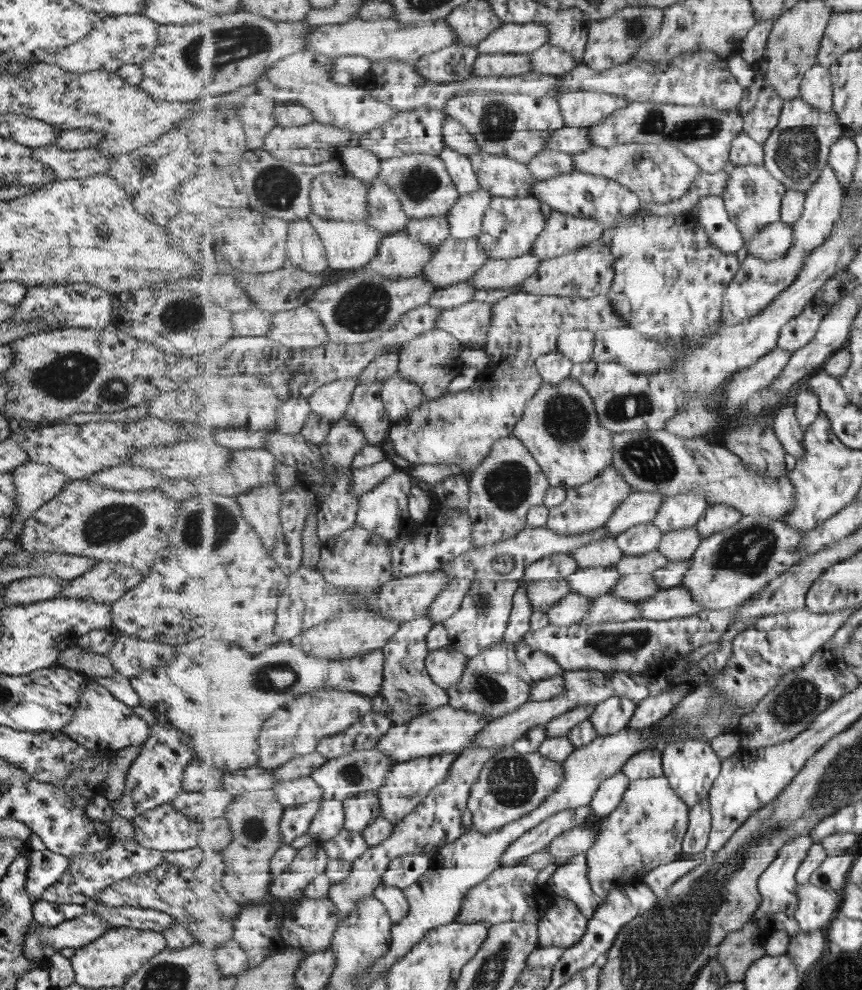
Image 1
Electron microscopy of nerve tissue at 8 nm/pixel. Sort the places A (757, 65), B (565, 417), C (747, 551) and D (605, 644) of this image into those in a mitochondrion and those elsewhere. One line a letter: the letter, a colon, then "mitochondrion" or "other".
A: other
B: mitochondrion
C: mitochondrion
D: mitochondrion

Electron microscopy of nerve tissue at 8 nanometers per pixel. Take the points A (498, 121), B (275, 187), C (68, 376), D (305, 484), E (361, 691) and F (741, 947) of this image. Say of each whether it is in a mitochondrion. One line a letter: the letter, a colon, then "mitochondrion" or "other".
A: mitochondrion
B: mitochondrion
C: mitochondrion
D: other
E: other
F: mitochondrion

